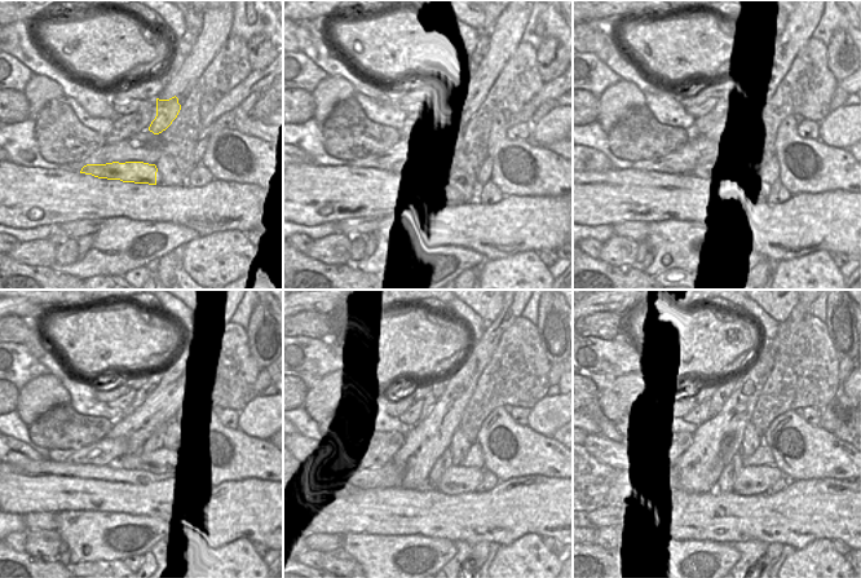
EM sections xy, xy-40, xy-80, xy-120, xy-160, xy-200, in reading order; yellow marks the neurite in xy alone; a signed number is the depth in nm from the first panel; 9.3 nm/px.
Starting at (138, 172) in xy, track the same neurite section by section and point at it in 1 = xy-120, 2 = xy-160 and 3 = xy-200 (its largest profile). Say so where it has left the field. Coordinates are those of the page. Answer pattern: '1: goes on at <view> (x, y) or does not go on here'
1: goes on at xy-120 (146, 458)
2: goes on at xy-160 (457, 480)
3: goes on at xy-200 (751, 480)

